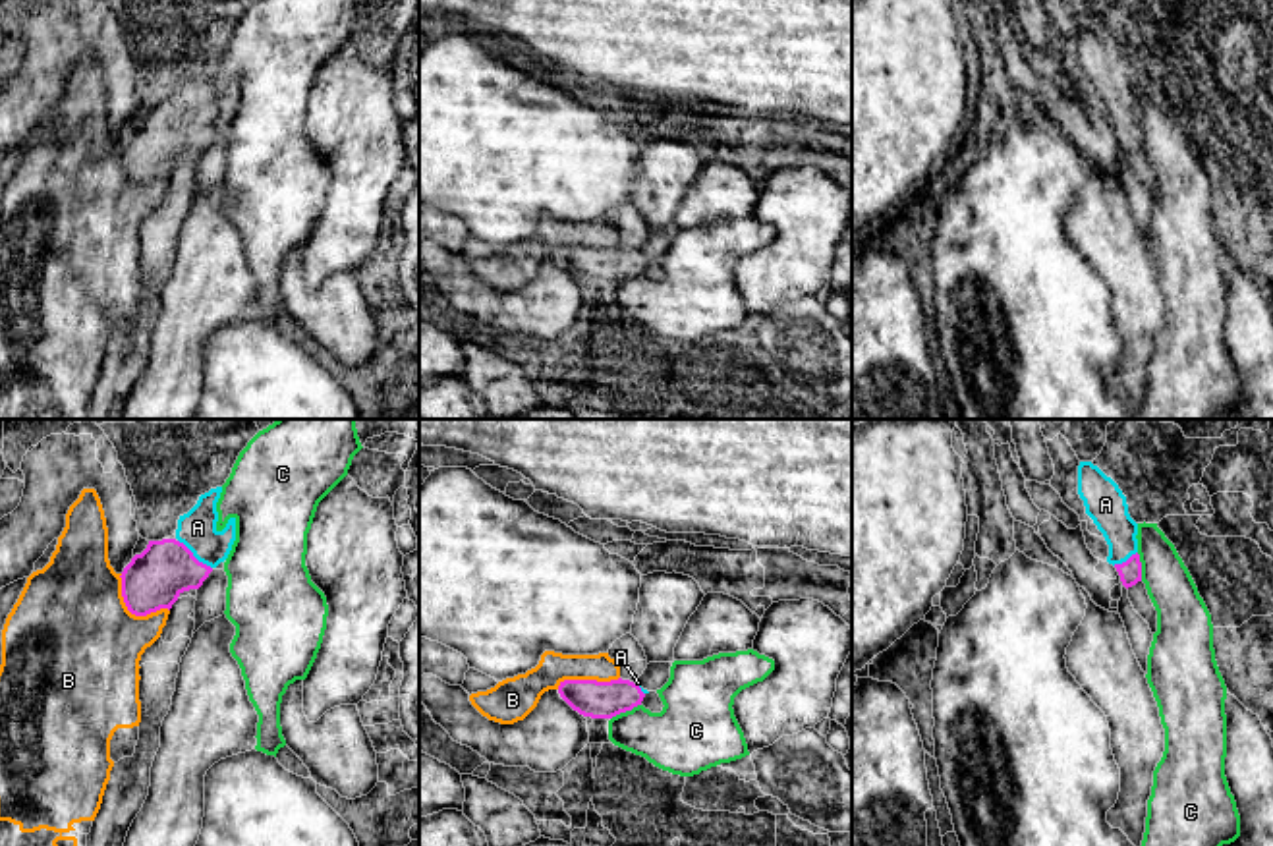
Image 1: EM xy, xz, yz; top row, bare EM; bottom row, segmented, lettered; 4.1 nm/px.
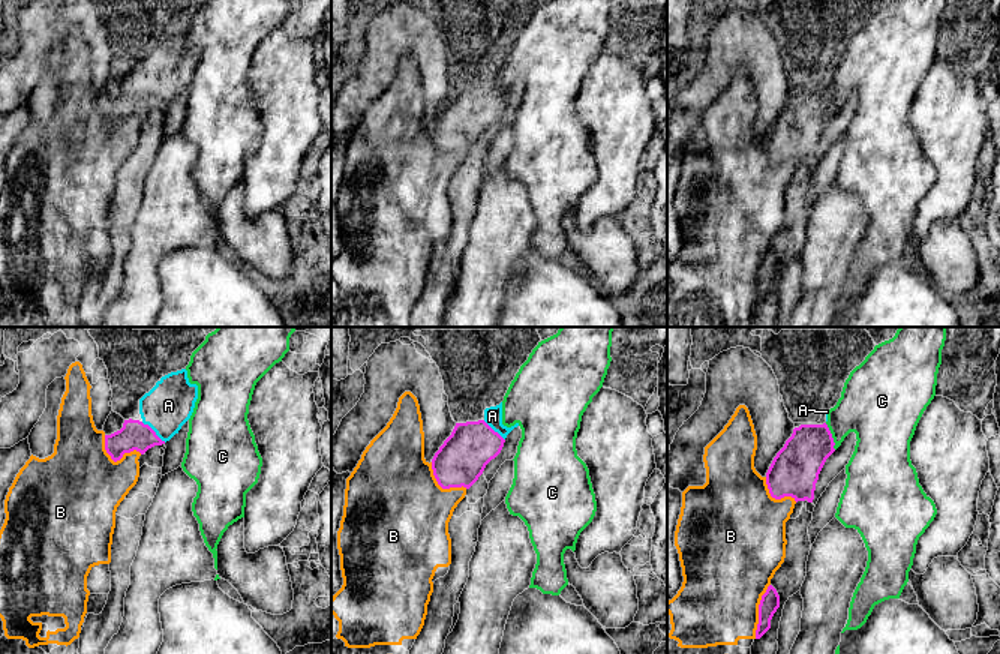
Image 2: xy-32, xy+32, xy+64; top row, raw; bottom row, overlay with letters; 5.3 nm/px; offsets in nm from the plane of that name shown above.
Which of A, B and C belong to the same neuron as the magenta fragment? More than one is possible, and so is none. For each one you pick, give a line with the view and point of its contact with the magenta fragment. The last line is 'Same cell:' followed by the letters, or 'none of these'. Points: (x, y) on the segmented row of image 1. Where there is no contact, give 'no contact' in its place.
A: contact xy (194, 557)
Same cell: A

